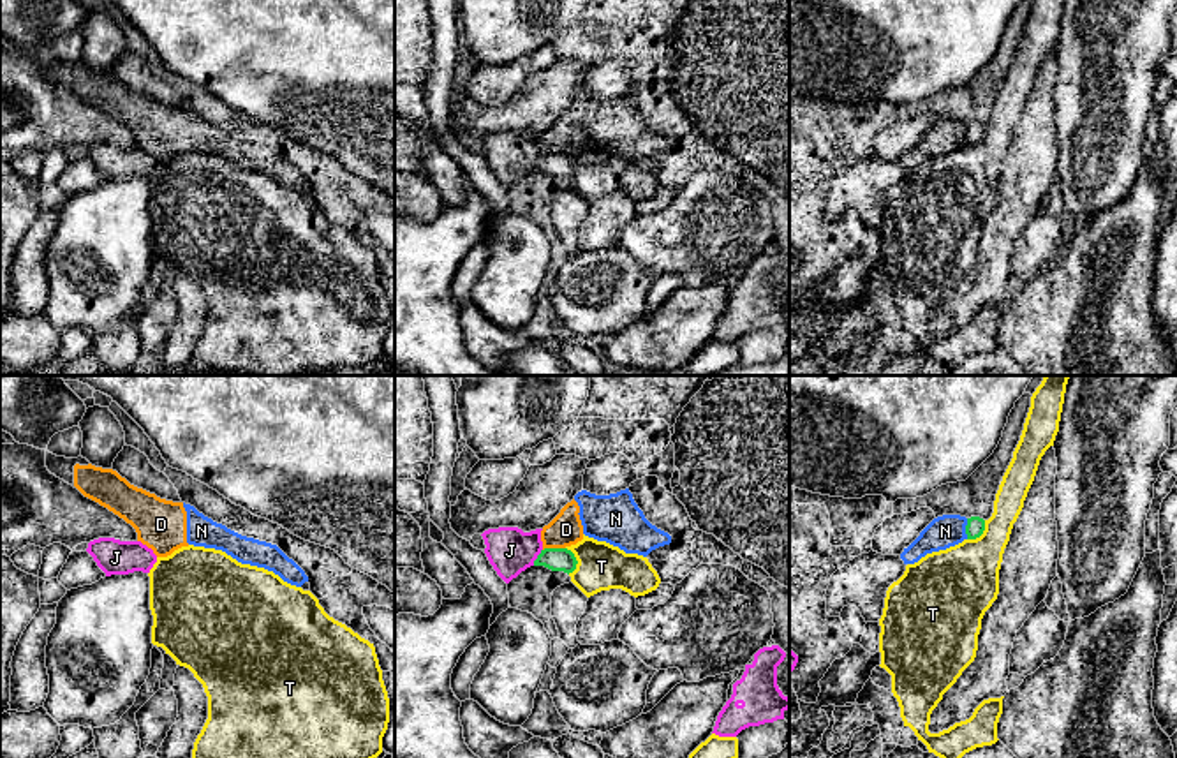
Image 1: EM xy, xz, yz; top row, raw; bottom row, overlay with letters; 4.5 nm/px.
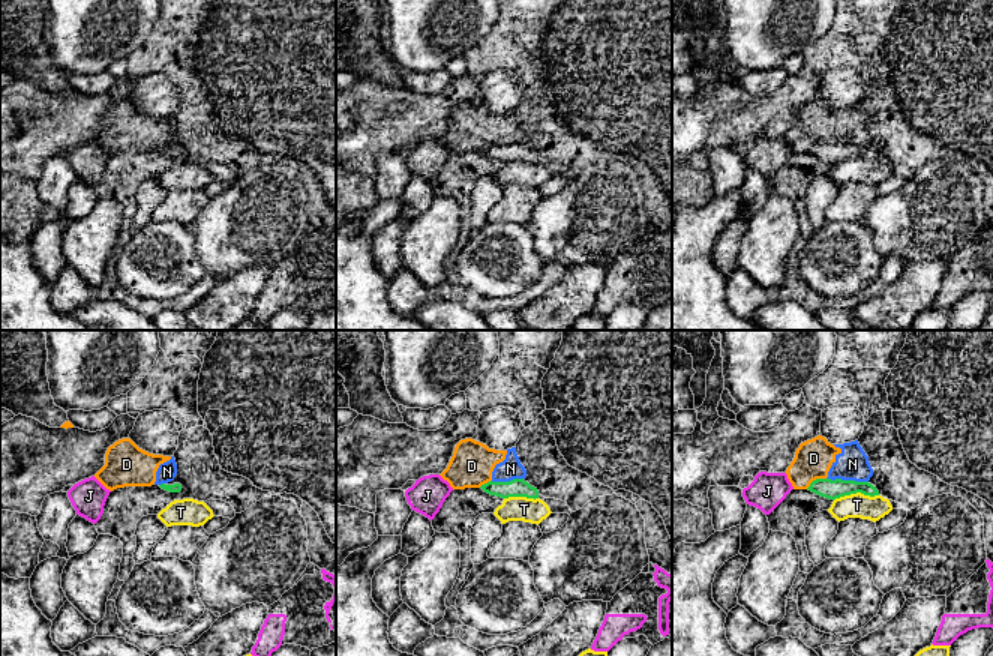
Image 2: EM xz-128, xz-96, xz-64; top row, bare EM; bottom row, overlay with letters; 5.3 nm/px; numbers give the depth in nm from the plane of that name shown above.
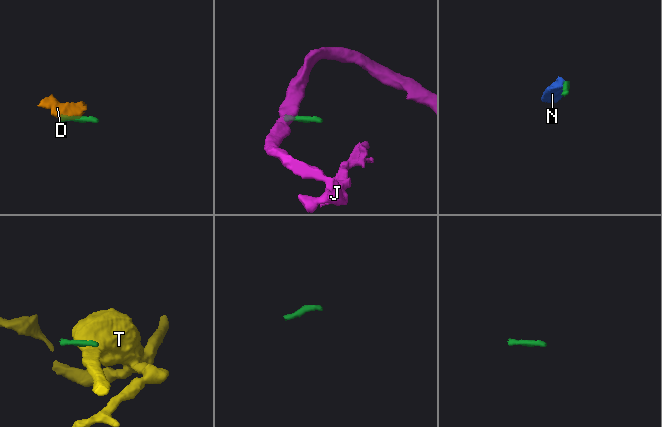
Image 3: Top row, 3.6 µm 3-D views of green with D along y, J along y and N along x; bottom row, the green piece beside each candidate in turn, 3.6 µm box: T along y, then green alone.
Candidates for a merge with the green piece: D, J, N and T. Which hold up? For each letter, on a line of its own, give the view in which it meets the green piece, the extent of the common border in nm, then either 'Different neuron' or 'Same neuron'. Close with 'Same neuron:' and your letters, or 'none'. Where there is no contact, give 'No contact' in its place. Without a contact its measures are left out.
D: Touches green in xz. Shared border 110 nm. Different neuron
J: Touches green in xz. Shared border 90 nm. Different neuron
N: Touches green in yz. Shared border 100 nm. Different neuron
T: Touches green in xz. Shared border 130 nm. Different neuron
Same neuron: none

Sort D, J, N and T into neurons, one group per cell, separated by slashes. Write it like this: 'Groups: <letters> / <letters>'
Groups: D N / J / T

